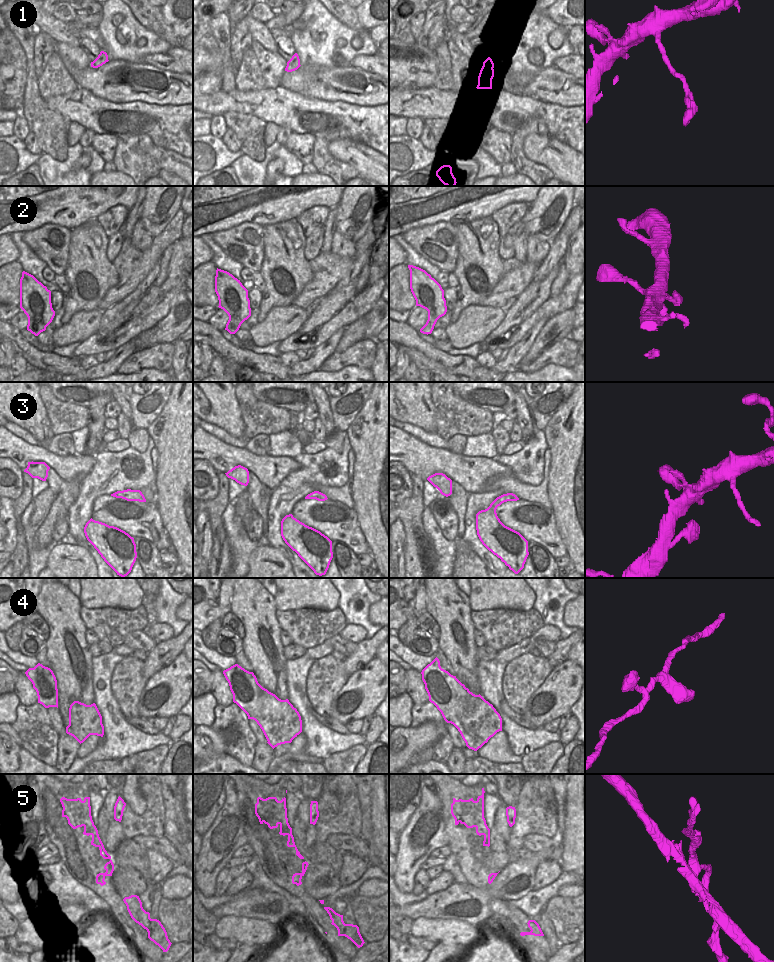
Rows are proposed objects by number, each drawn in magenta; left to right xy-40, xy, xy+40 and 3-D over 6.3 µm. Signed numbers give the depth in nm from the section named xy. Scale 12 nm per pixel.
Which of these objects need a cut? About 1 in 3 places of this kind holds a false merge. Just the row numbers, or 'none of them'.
1, 5

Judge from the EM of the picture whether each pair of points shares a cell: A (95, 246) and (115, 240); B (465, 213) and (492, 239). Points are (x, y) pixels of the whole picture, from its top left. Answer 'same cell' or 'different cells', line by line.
A: different cells
B: different cells

